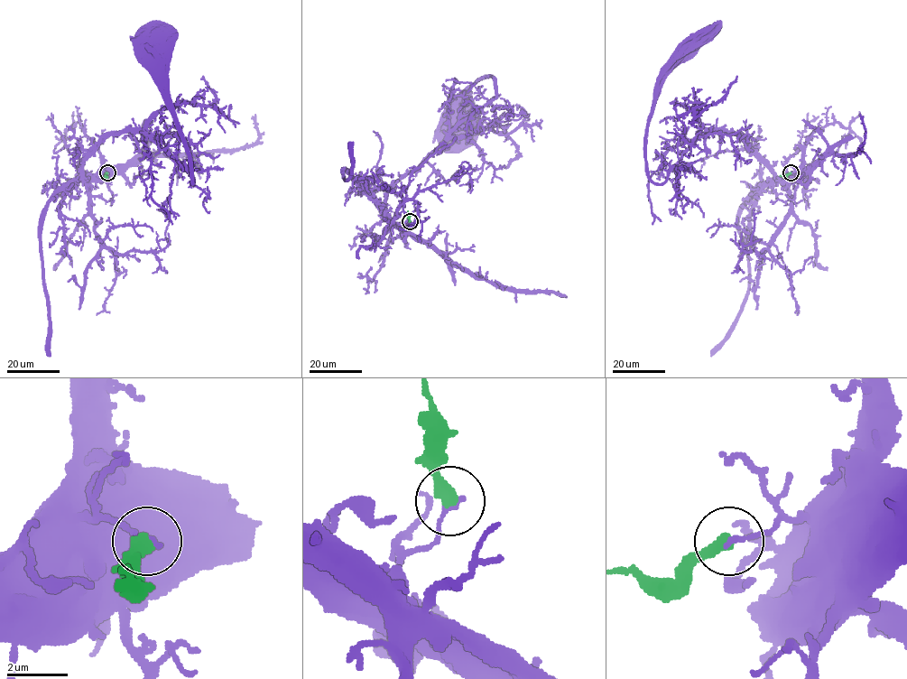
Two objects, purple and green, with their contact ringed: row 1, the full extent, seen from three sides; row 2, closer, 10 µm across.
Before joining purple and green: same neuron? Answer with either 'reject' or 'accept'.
reject

